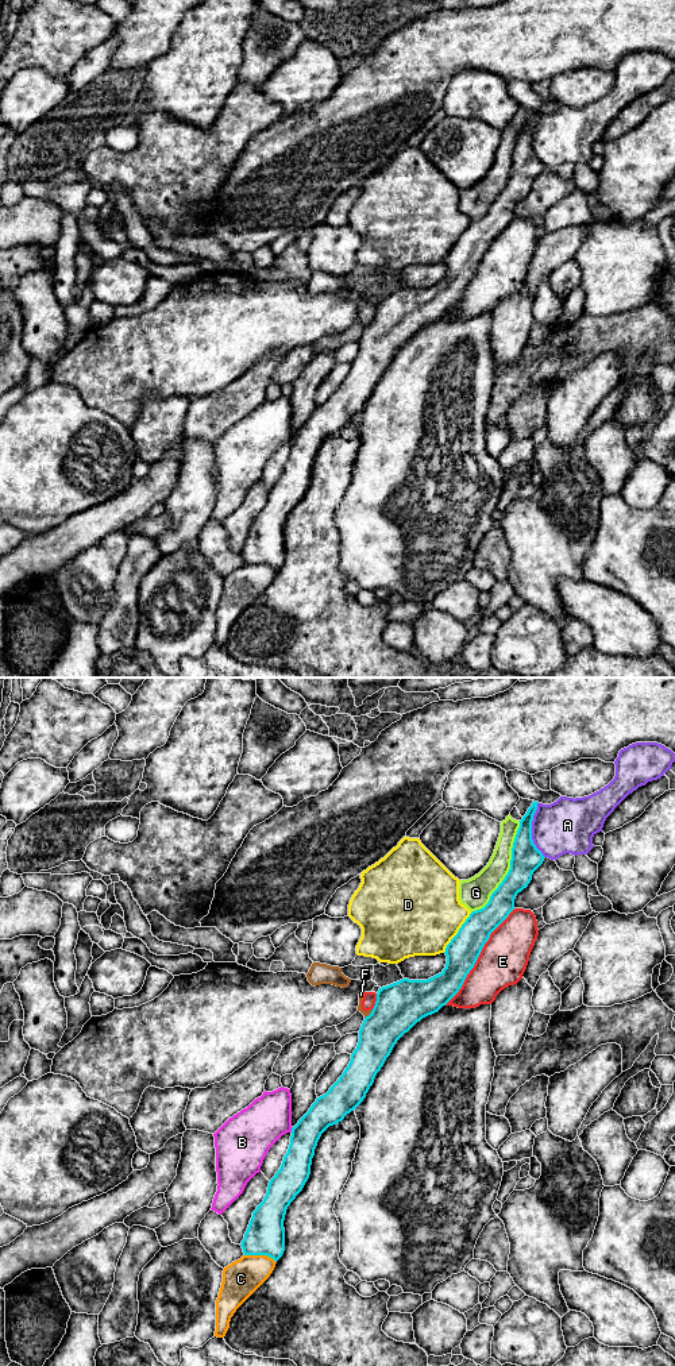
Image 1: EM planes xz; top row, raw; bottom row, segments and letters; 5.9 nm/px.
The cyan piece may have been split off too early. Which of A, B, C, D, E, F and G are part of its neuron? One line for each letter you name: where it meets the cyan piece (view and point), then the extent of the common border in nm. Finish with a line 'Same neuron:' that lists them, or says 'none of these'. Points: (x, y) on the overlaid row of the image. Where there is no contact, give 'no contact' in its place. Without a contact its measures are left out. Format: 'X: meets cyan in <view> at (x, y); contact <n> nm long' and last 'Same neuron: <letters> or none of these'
Same neuron: none of these

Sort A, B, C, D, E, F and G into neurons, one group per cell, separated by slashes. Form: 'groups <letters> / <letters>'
groups A / B / C / D / E F / G

